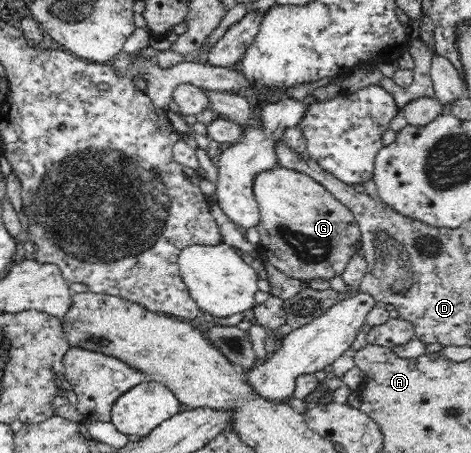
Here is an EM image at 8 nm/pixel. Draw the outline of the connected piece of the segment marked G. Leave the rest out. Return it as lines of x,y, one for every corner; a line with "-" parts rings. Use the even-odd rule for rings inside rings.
279,164
255,175
253,192
260,208
260,219
254,226
260,234
257,247
264,258
289,277
305,282
318,278
329,282
337,274
342,274
356,252
354,246
361,245
362,234
354,214
340,200
307,174

